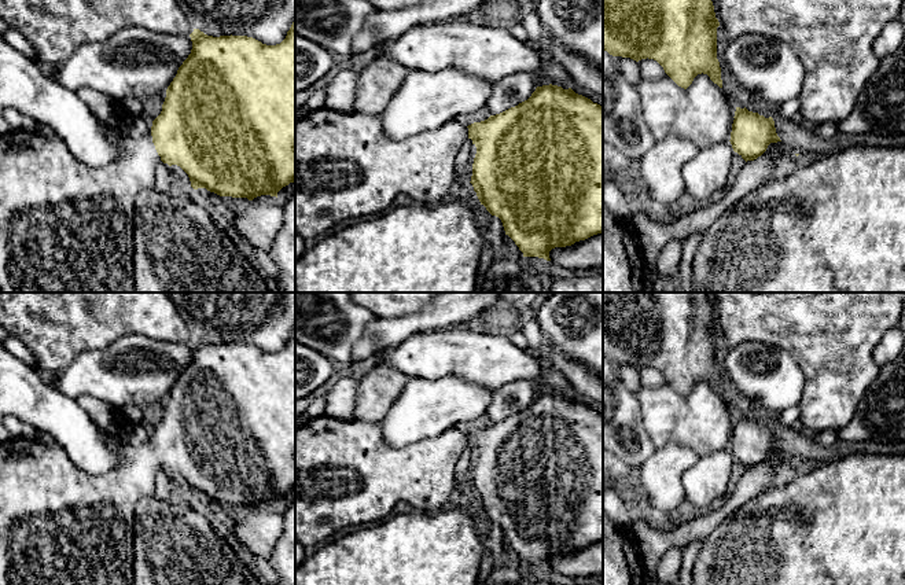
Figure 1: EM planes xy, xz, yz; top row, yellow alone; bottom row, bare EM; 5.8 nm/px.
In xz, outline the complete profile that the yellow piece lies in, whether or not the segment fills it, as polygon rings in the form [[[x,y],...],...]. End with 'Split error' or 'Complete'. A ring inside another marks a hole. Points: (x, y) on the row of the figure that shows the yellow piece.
[[[558,85],[537,87],[531,96],[500,114],[490,115],[488,119],[474,122],[468,126],[452,119],[437,129],[424,130],[402,140],[391,139],[385,133],[382,114],[361,114],[352,111],[334,111],[320,108],[295,121],[295,231],[306,240],[323,233],[338,222],[347,218],[357,218],[365,214],[383,214],[387,211],[398,194],[411,196],[415,202],[434,205],[448,198],[453,181],[455,159],[467,139],[472,140],[477,154],[472,163],[471,184],[477,196],[486,210],[501,220],[505,235],[508,235],[523,257],[538,257],[551,261],[549,251],[555,247],[571,246],[575,242],[585,240],[603,232],[603,106],[591,99],[575,93],[571,88],[563,89]]]. Split error

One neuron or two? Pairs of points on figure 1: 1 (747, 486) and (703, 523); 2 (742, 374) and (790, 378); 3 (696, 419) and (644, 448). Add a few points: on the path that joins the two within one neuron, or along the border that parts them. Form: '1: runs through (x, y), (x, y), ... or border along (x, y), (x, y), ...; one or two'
1: runs through (738, 497), (714, 518); one
2: runs through (754, 376), (777, 378); one
3: border along (640, 414), (643, 427), (657, 448); two

